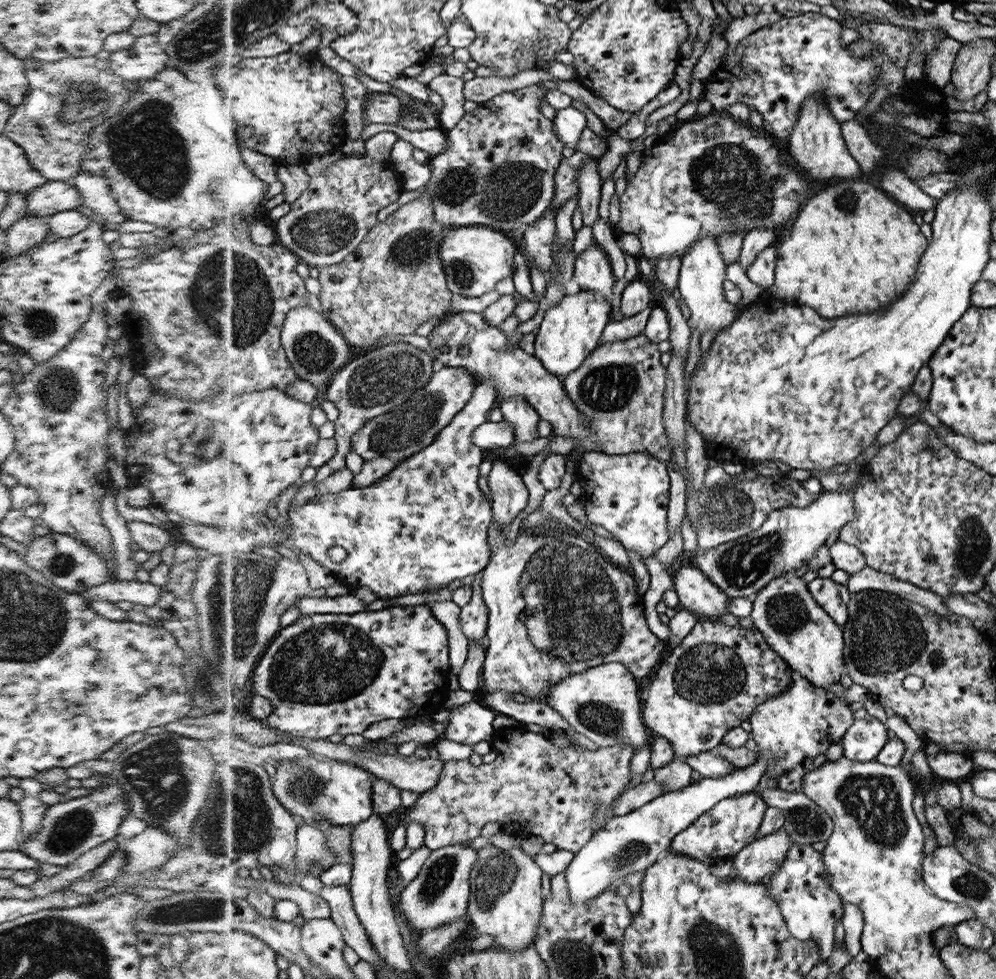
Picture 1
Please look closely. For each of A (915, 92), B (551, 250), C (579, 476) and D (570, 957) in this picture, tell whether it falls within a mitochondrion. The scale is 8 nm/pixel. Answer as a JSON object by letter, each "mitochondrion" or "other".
{"A":"other","B":"other","C":"other","D":"mitochondrion"}

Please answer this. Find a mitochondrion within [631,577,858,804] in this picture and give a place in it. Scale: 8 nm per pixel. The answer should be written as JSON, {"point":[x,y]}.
{"point":[708,673]}

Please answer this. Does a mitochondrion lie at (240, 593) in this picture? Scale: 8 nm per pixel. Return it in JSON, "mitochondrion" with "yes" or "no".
{"mitochondrion":"yes"}

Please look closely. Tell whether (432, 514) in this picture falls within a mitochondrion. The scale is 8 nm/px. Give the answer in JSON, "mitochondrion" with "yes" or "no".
{"mitochondrion":"no"}

